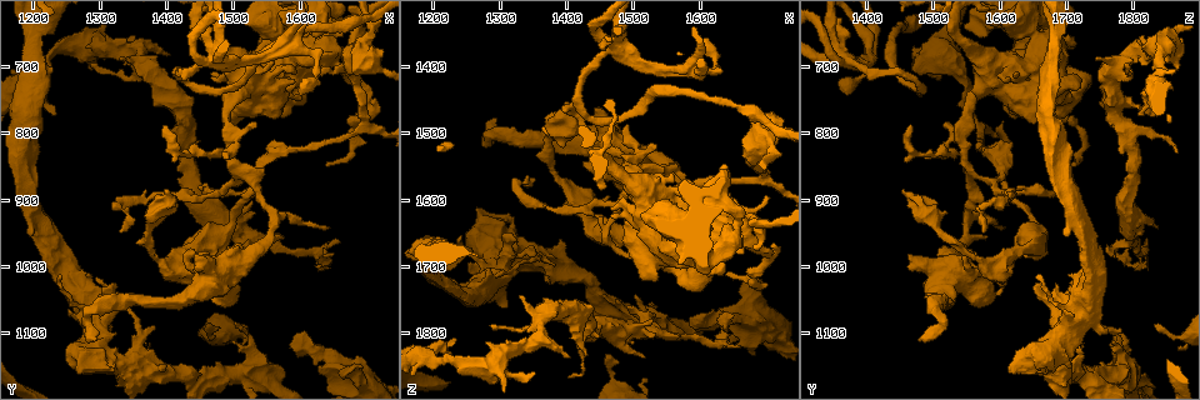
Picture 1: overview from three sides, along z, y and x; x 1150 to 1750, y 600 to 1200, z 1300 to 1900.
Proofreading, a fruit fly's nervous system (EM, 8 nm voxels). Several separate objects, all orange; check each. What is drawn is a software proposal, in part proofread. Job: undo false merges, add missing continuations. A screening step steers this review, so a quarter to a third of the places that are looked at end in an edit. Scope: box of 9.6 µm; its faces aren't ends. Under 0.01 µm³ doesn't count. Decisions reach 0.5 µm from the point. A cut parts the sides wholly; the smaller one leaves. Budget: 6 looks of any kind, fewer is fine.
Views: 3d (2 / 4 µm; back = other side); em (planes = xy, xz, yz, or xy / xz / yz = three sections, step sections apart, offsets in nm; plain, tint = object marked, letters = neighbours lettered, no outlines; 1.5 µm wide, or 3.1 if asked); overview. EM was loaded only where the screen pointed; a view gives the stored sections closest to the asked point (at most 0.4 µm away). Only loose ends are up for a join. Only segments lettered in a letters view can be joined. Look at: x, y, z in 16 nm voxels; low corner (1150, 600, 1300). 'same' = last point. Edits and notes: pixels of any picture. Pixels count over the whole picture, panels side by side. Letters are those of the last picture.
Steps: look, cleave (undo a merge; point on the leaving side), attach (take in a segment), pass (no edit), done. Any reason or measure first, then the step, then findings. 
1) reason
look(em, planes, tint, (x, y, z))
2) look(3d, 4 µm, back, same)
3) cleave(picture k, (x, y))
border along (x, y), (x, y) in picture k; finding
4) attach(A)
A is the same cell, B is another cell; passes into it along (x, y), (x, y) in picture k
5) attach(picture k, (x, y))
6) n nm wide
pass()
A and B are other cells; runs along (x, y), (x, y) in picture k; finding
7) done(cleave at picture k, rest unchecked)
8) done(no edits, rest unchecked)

thick end
look(3d, 2 µm, (1640, 635, 1545))

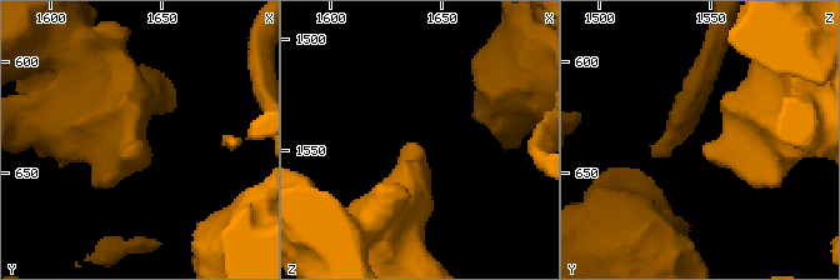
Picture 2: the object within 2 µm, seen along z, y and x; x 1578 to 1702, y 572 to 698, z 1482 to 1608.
need the tissue
look(em, planes, tint, (1642, 637, 1547))

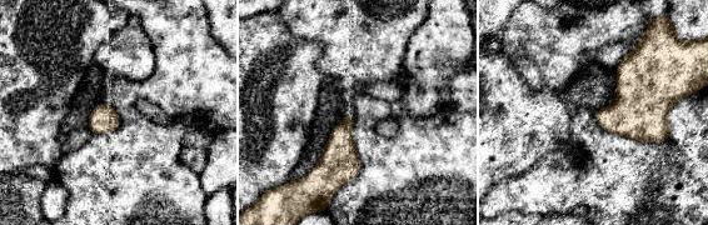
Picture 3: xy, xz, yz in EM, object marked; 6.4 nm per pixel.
see the neighbours
look(em, planes, letters, same)

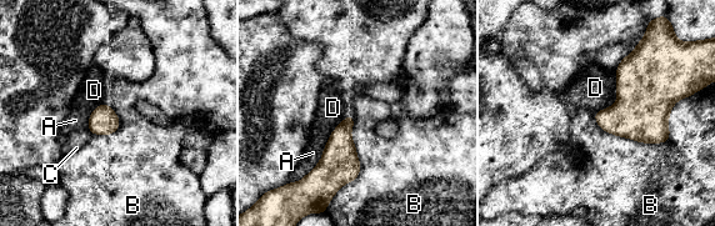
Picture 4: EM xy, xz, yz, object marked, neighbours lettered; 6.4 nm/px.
pass()
A, B, C and D are other cells; border along (683, 98), (663, 142), (593, 114) in picture 4; no lettered segment goes on from it

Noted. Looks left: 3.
sharp bend
look(em, planes, letters, (1585, 665, 1405))

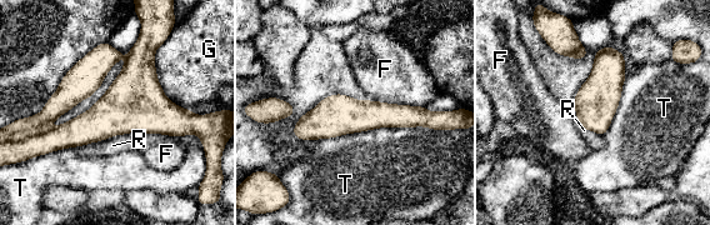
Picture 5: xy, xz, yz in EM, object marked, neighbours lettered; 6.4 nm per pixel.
pass()
F, G, R and T are other cells; runs along (423, 114), (334, 115), (296, 133) in picture 5; continuous, no second cell

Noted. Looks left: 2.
sharp bend
look(3d, 2 µm, (1445, 640, 1530))

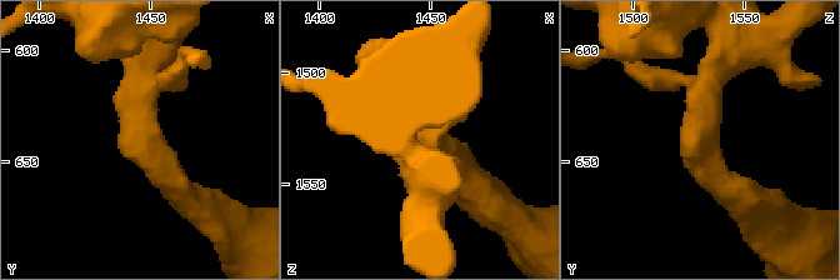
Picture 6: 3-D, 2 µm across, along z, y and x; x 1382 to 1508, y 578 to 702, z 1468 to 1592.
3 arms; shape alone is not enough
look(em, planes, letters, (1446, 638, 1529))

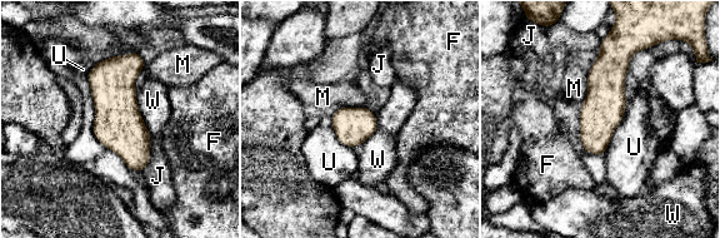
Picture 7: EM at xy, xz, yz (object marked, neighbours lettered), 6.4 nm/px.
280 nm wide
pass()
F, J, M, U and W are other cells; one cell here

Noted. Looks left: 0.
done(no edits, rest unchecked)

